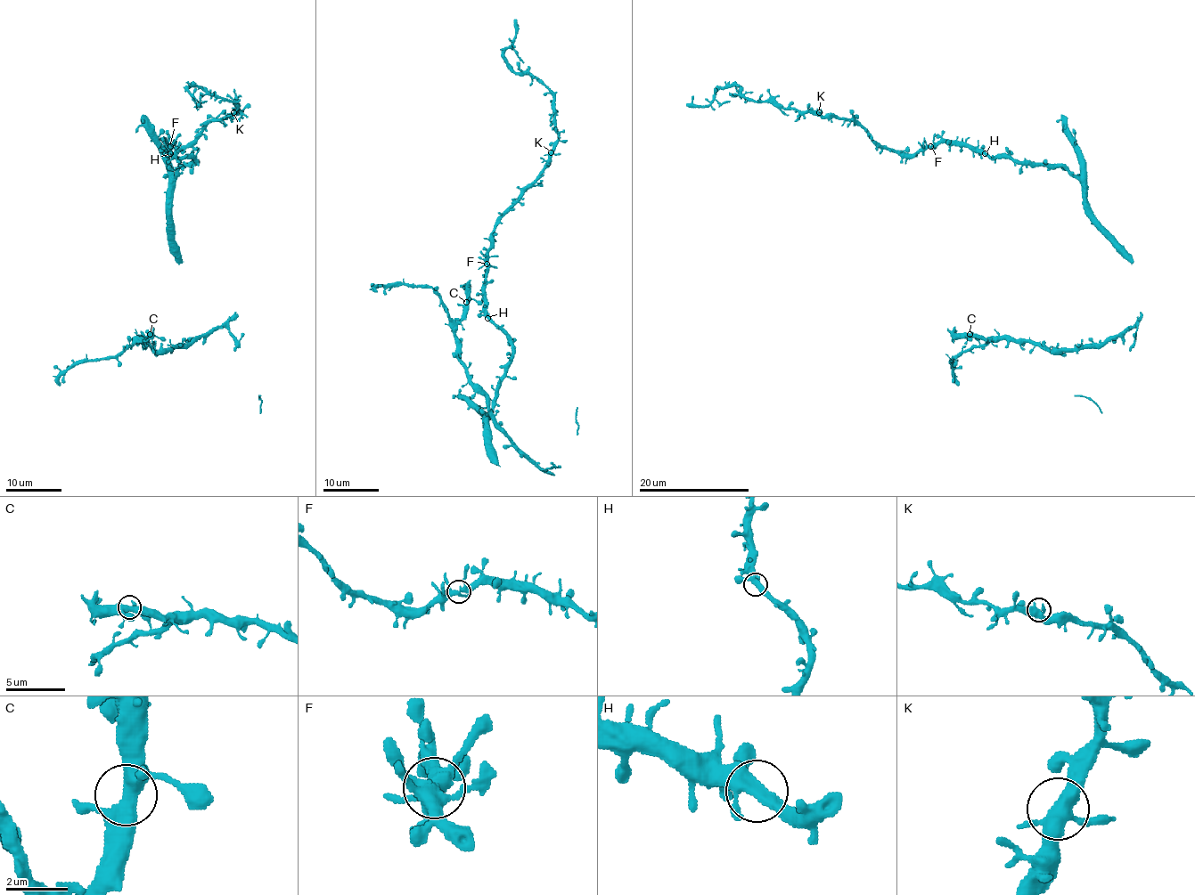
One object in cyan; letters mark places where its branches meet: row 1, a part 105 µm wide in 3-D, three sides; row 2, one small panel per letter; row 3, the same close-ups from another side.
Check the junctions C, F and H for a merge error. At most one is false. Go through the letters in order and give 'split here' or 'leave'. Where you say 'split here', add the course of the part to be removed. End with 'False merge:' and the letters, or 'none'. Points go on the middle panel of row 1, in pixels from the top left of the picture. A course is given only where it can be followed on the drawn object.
C: leave
F: leave
H: leave
False merge: none

